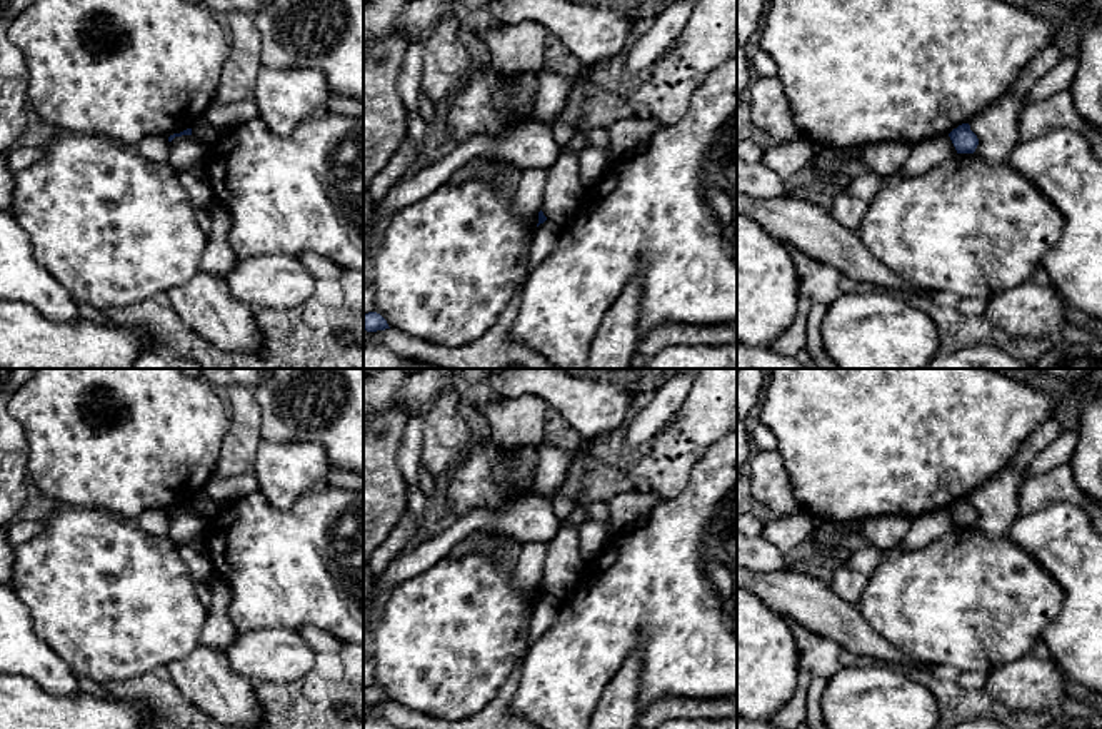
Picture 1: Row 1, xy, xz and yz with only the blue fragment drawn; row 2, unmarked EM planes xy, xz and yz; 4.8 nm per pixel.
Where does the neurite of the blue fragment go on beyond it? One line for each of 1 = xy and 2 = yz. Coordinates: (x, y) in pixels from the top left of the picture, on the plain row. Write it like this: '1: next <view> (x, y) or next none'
1: next none
2: next none

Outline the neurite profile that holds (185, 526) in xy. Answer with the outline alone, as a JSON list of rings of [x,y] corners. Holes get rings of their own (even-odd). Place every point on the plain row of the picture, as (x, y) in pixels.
[[[192,509],[175,510],[170,515],[168,537],[177,544],[202,544],[208,532],[208,520]]]

